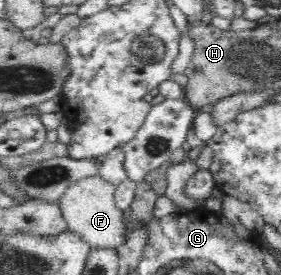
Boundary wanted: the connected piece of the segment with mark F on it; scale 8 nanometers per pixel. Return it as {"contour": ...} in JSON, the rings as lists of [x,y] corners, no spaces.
{"contour":[[[102,176],[82,178],[68,186],[66,193],[59,198],[59,207],[67,221],[67,229],[84,240],[91,250],[116,250],[126,243],[131,228],[128,213],[117,208],[115,200],[116,186]]]}

